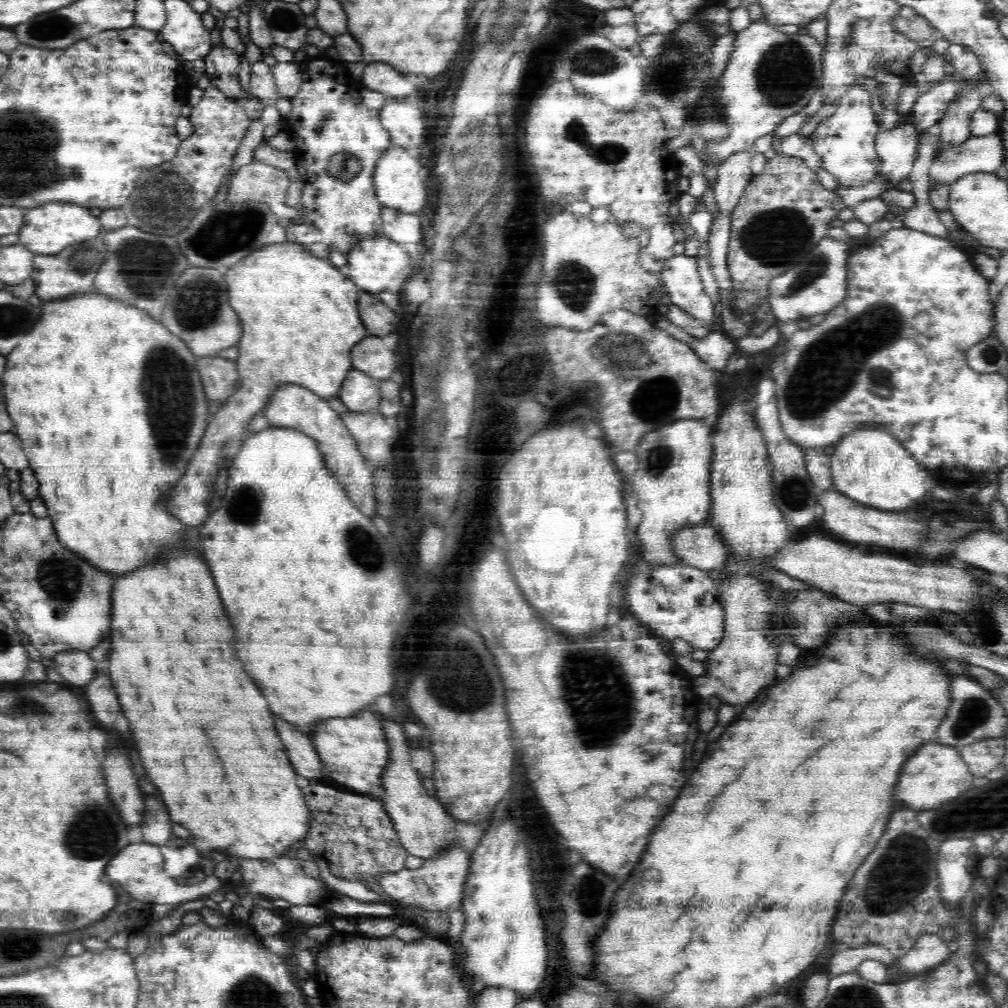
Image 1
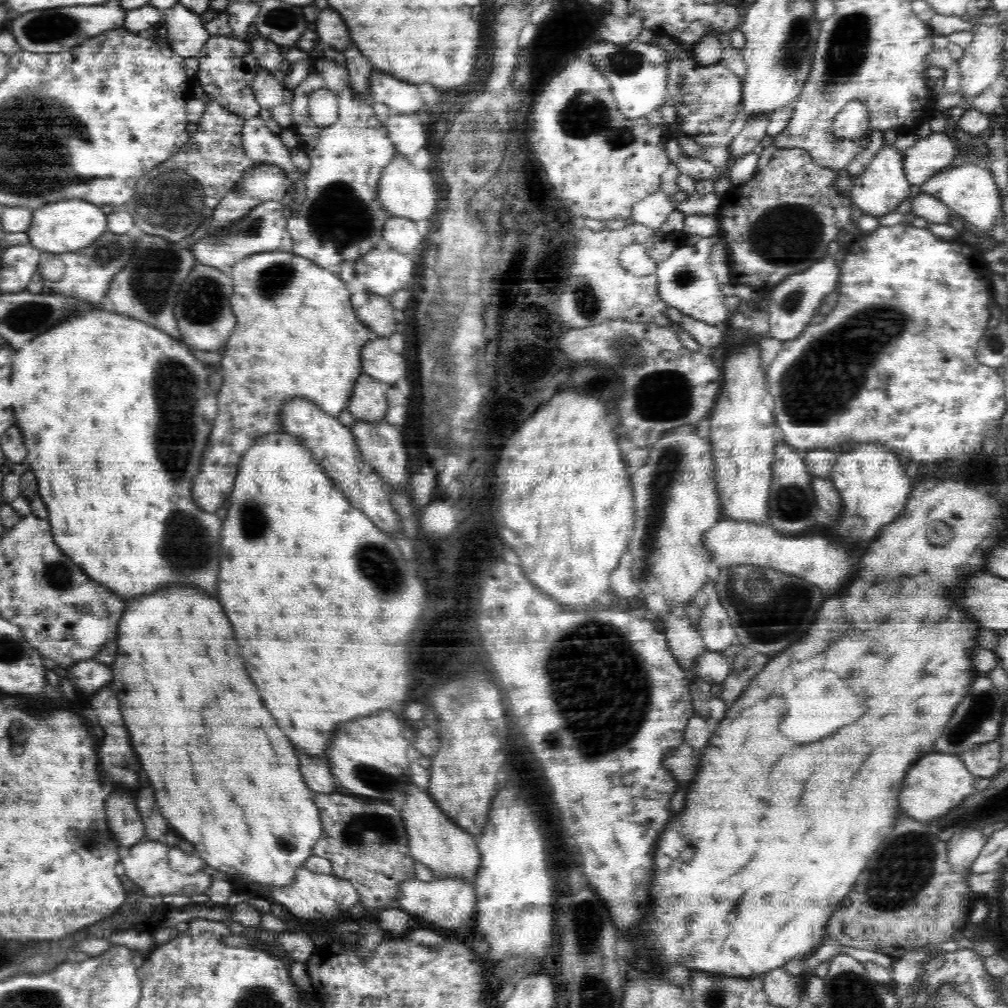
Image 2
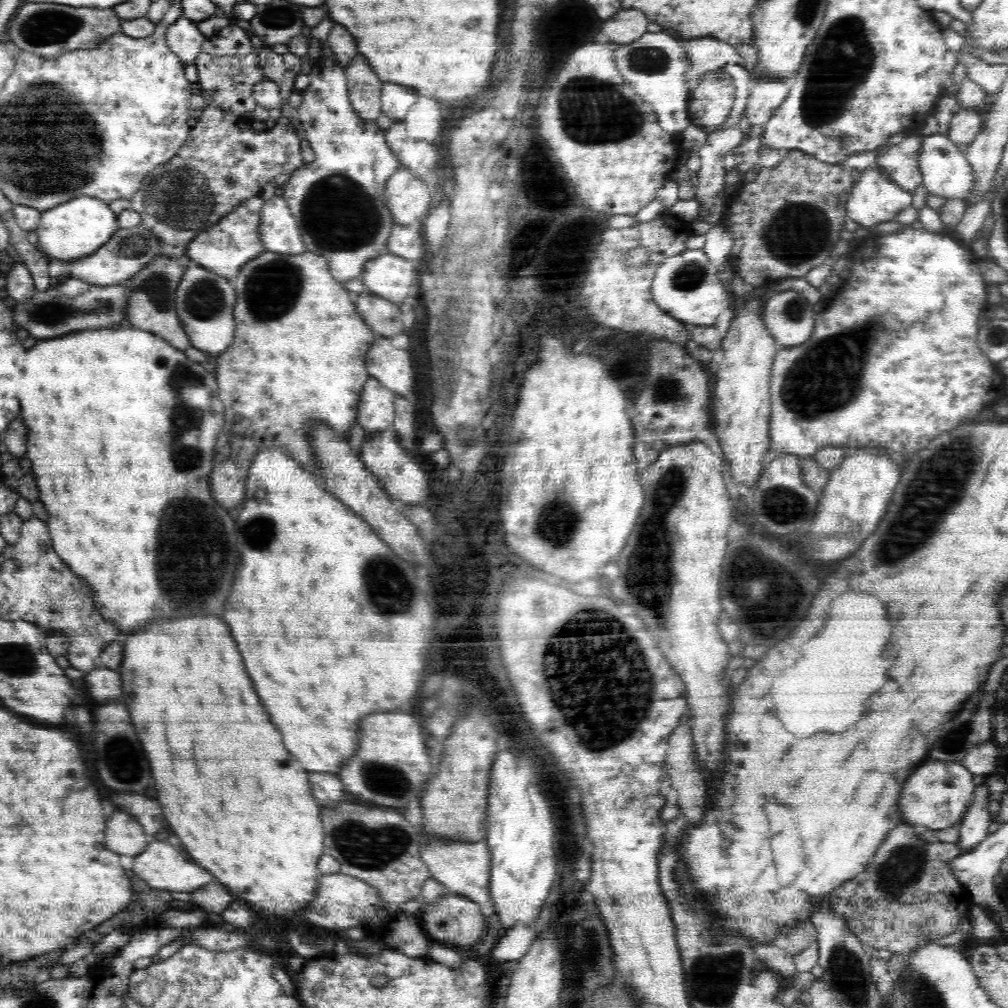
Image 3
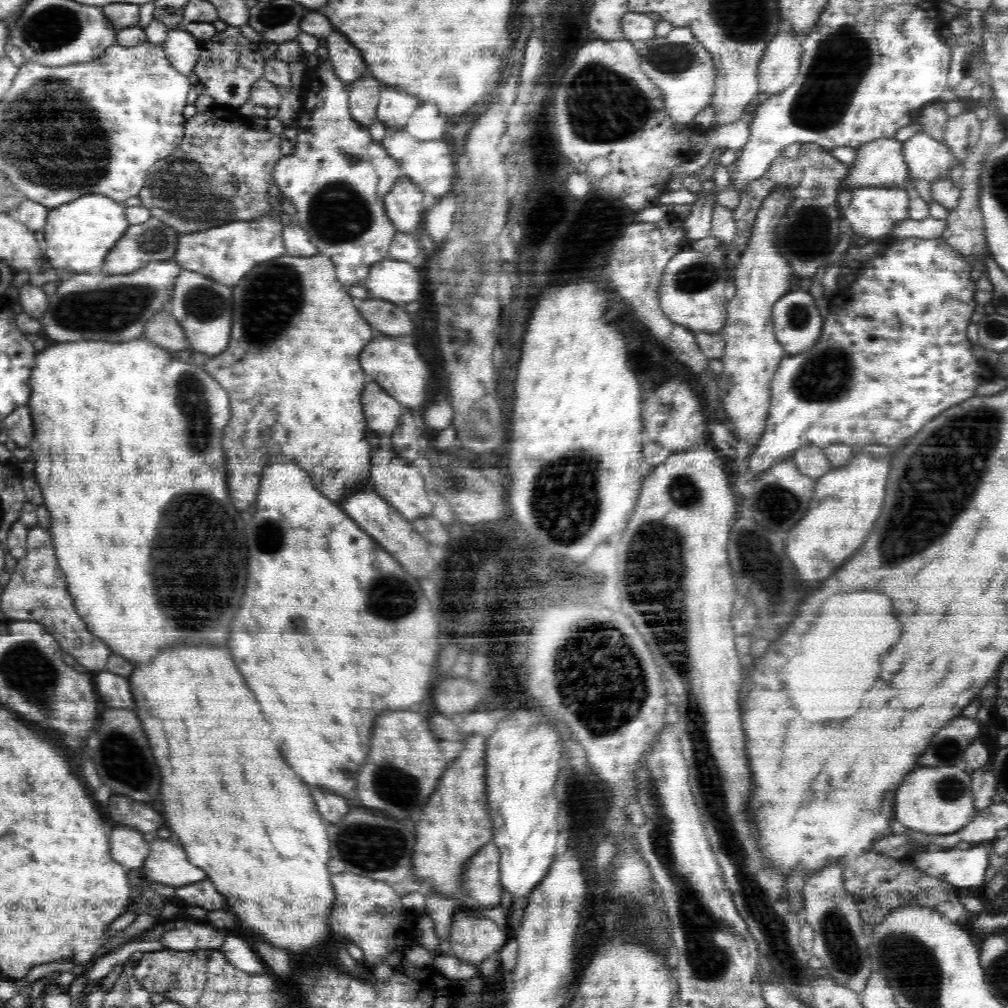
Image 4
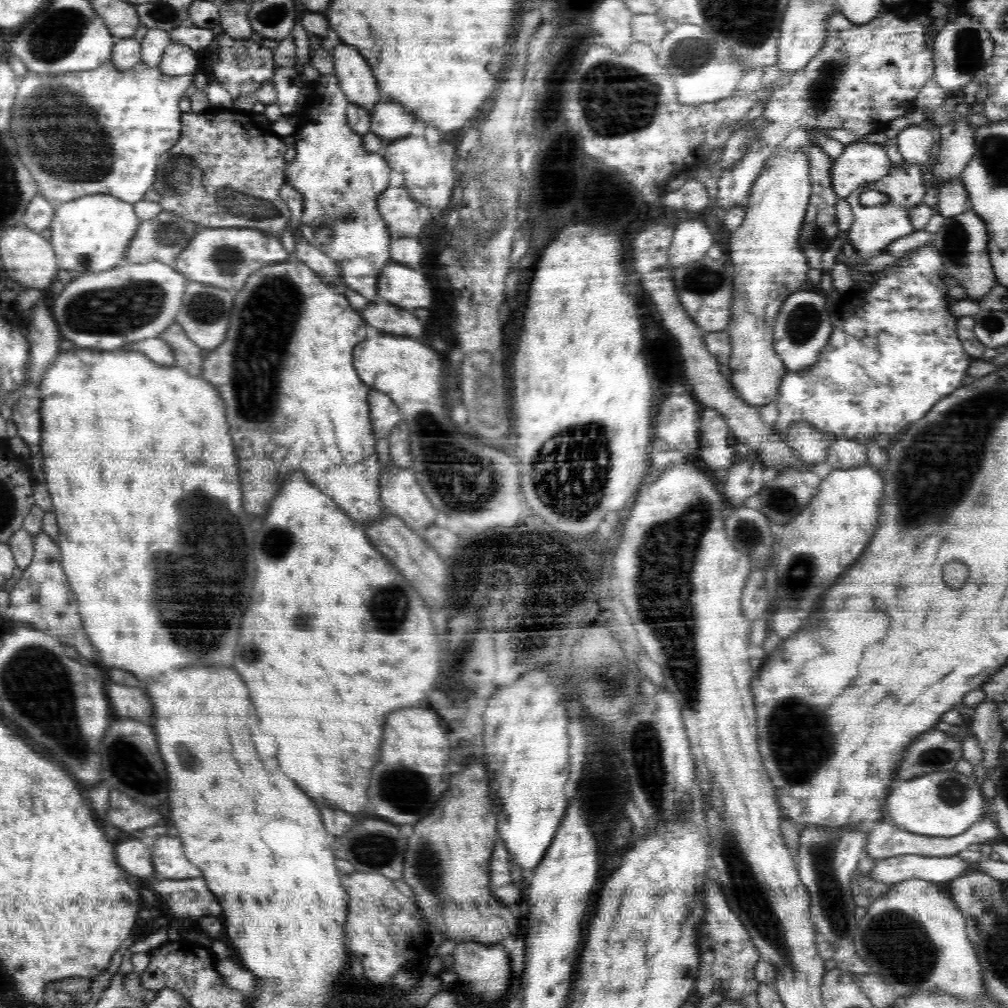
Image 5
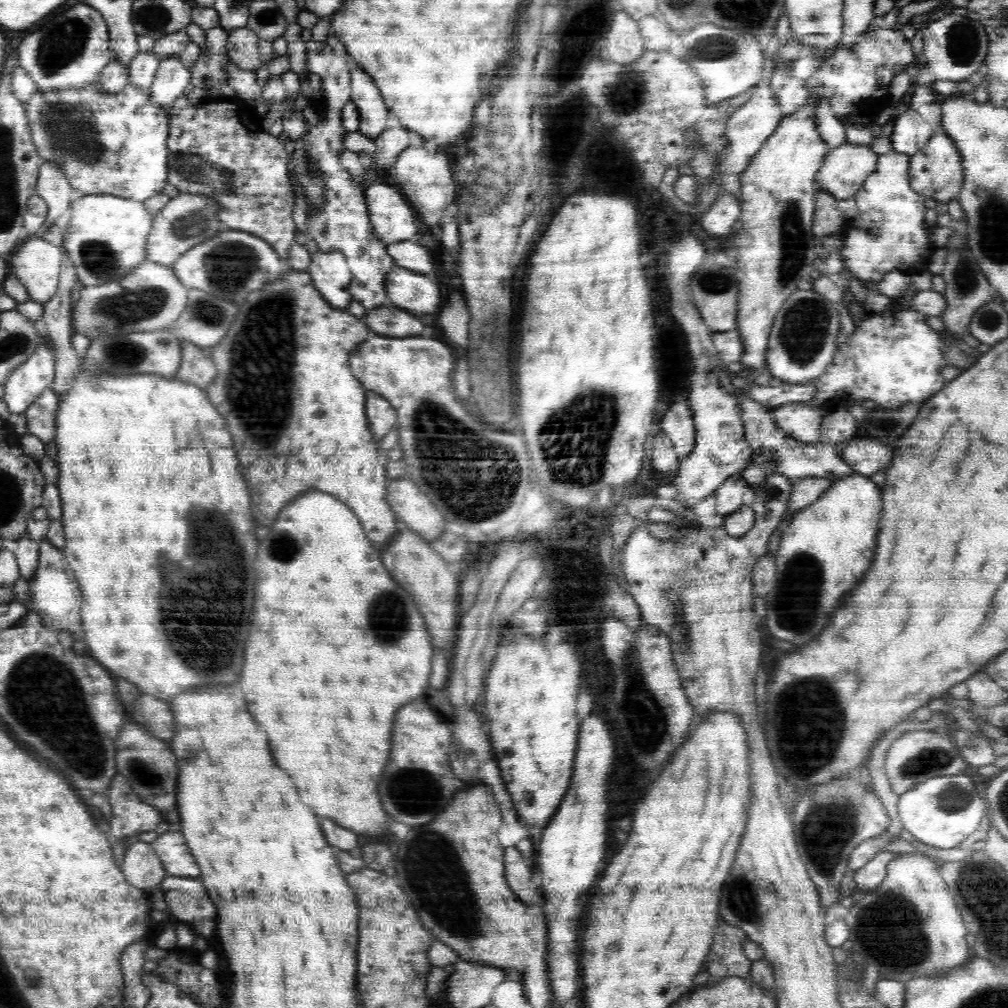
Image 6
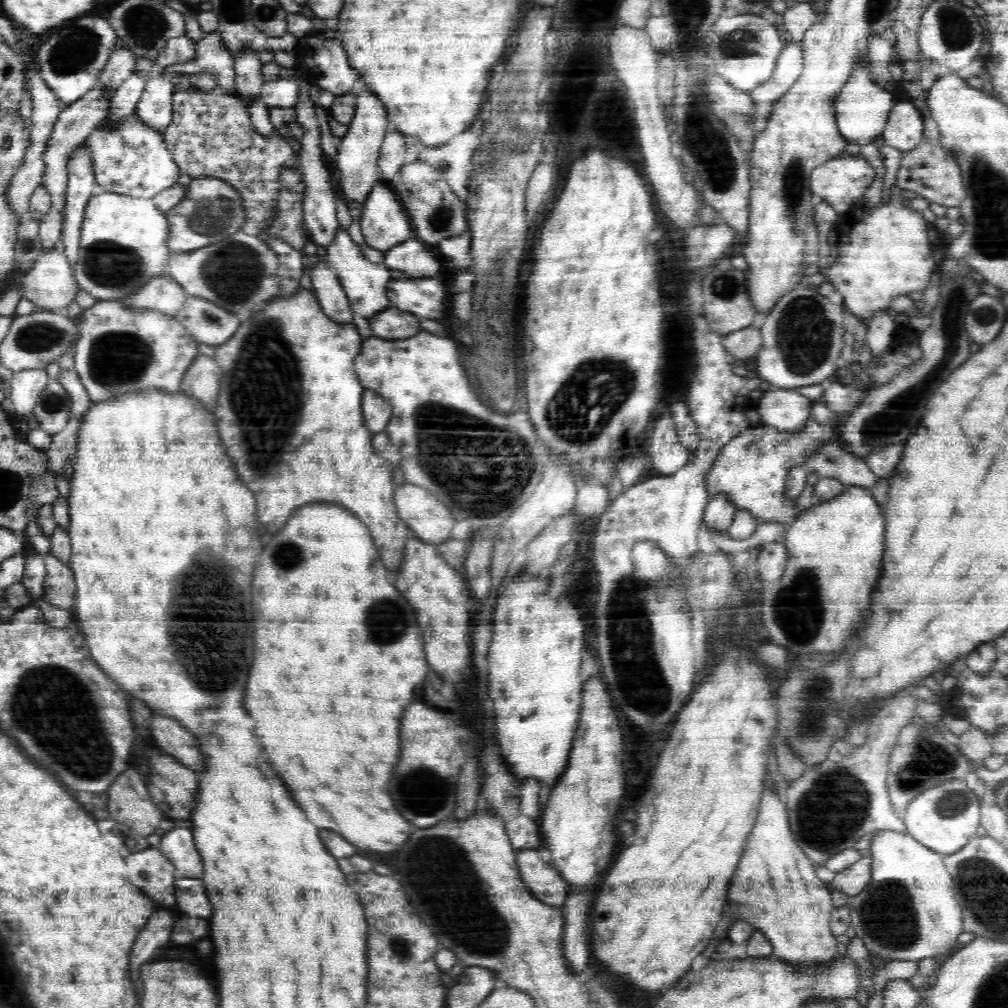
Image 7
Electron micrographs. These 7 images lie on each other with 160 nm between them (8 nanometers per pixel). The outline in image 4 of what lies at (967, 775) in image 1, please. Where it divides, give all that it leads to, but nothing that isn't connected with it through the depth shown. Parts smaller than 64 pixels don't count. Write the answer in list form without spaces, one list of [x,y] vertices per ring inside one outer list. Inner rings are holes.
[[[962,765],[914,770],[900,784],[894,803],[897,826],[926,833],[948,834],[959,831],[973,820],[973,814],[976,812],[971,776],[966,774]]]

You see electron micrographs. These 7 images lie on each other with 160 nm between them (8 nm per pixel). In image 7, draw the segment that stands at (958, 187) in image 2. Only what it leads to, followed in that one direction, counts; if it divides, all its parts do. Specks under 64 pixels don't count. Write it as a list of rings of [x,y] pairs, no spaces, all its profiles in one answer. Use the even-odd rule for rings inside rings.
[[[896,101],[890,111],[883,138],[885,144],[899,151],[909,151],[922,143],[924,117],[912,101]]]

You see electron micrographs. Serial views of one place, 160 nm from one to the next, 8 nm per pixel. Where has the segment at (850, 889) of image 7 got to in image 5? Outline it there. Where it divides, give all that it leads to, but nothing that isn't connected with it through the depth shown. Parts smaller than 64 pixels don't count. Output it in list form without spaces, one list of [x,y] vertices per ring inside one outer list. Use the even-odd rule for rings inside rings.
[[[903,854],[877,860],[869,873],[883,884],[894,885],[907,879],[922,879],[934,884],[961,878],[975,864],[964,861],[959,855],[938,857]]]

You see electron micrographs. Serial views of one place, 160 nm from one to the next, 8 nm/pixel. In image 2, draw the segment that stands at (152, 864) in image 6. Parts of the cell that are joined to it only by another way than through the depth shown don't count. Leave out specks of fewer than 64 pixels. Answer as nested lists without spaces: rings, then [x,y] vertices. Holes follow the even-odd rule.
[[[112,790],[110,798],[106,800],[106,816],[108,826],[118,838],[118,845],[131,847],[145,836],[145,826],[136,801],[130,796],[128,790]]]

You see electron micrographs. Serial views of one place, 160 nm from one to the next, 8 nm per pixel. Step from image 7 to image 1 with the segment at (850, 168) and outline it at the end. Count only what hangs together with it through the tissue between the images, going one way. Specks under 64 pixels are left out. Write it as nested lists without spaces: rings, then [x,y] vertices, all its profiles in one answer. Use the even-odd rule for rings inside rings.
[[[992,133],[988,136],[970,136],[960,146],[948,146],[948,148],[942,148],[942,152],[935,150],[935,156],[929,170],[929,180],[936,184],[951,185],[965,174],[976,174],[976,172],[1002,174],[1004,171],[1004,158],[1004,143],[1002,143],[1002,136],[1000,134]]]

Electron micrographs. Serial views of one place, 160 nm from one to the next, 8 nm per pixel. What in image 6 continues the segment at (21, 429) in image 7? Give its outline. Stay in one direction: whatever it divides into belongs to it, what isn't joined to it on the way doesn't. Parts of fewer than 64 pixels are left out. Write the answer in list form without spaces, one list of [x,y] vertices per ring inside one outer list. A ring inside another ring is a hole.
[[[48,343],[40,345],[8,377],[3,400],[10,414],[24,413],[30,404],[47,389],[51,389],[56,370],[56,357]]]

